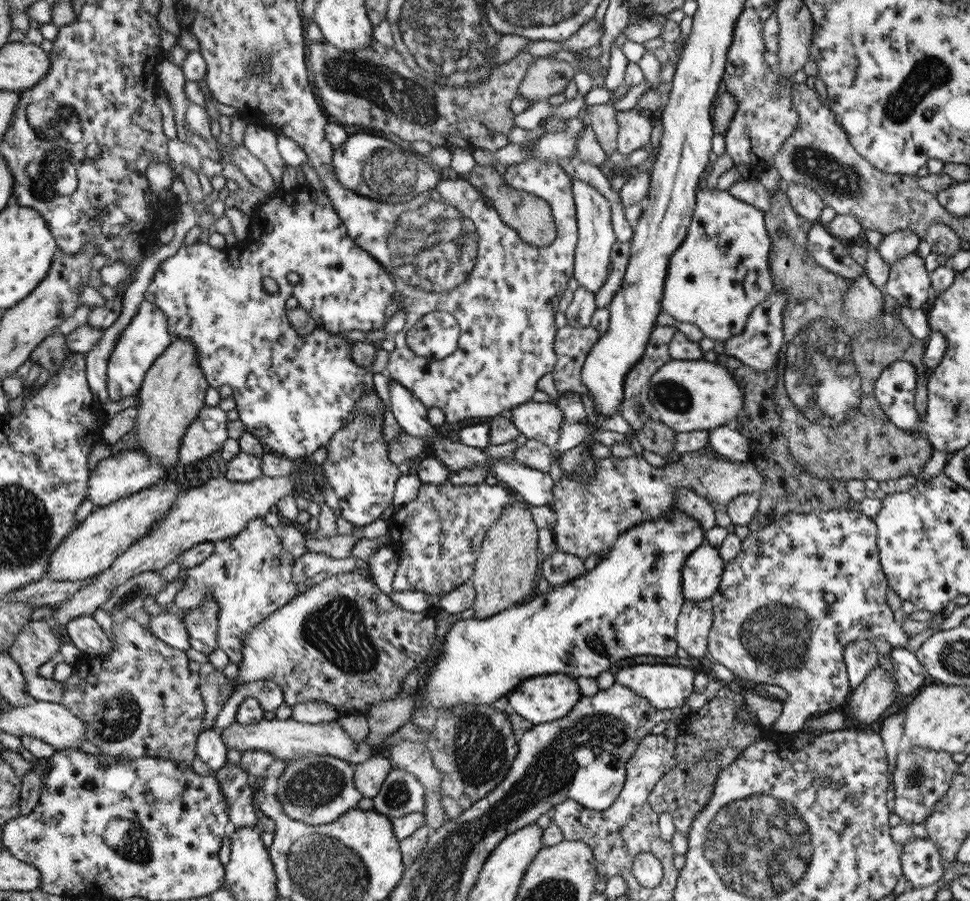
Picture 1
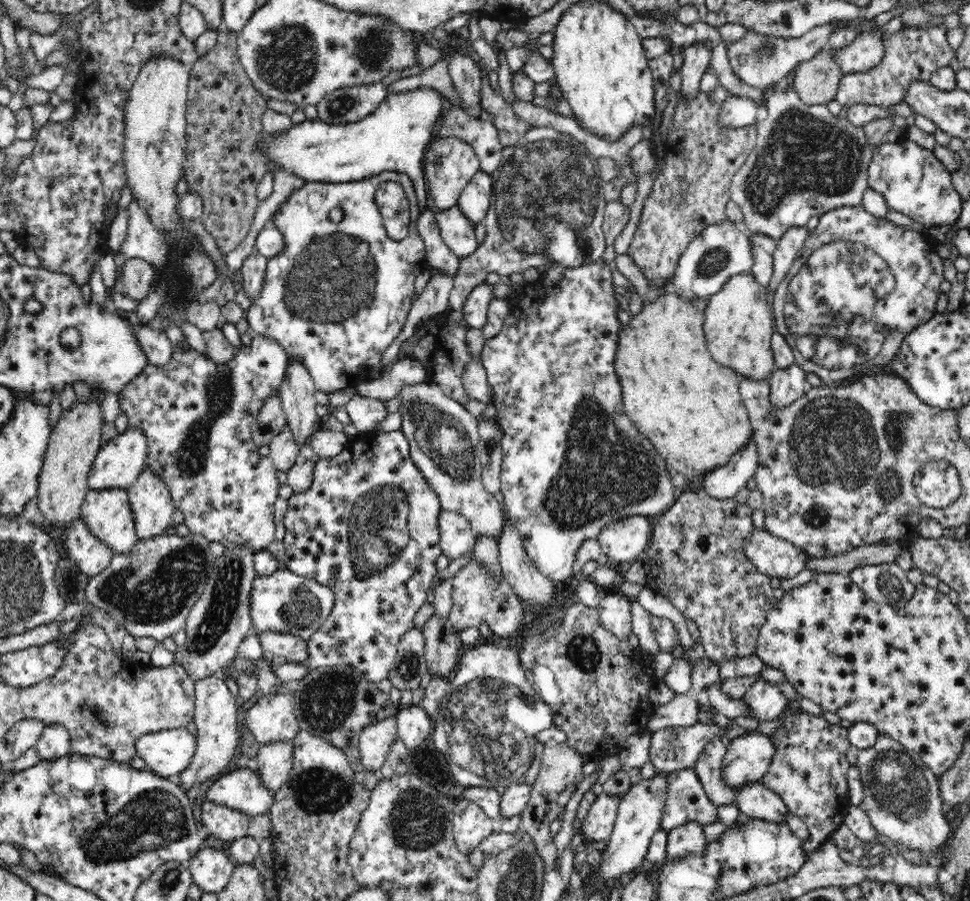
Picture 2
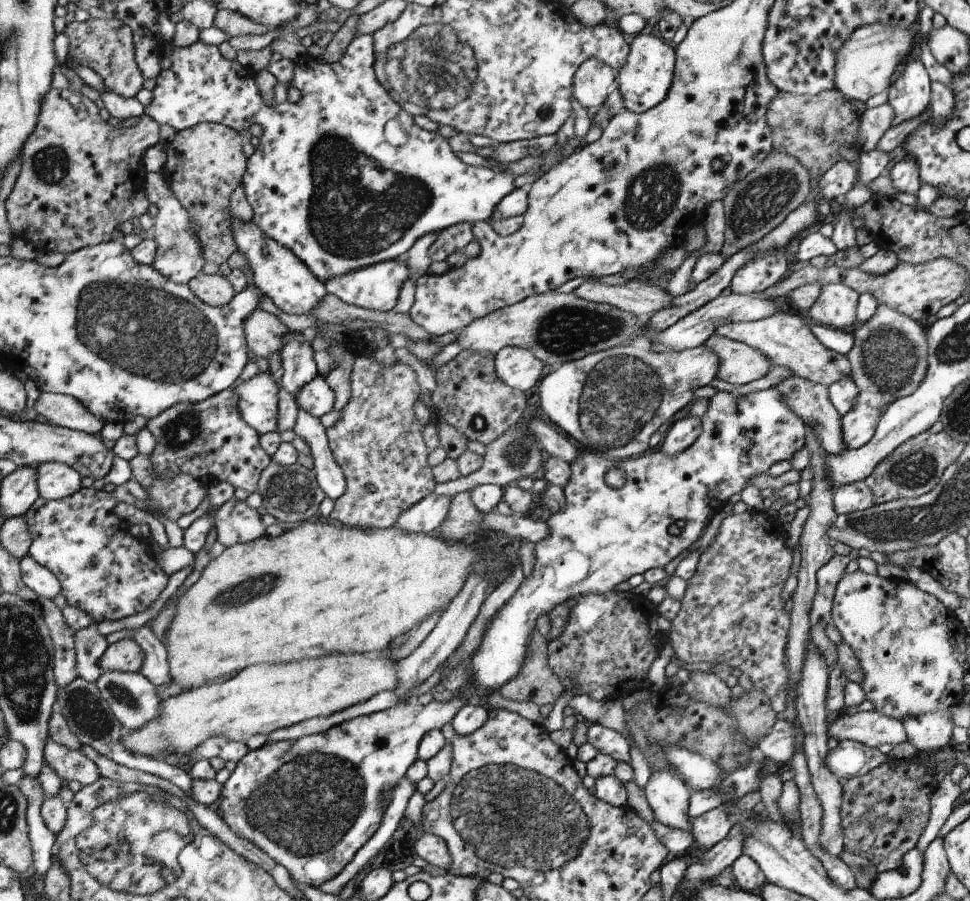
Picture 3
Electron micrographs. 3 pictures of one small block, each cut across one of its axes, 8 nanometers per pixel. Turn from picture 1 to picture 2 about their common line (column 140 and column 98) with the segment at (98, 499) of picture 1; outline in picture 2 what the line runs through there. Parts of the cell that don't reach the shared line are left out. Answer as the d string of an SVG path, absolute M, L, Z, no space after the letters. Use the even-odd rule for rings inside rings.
M127 429L108 440L94 460L87 478L89 490L126 489L128 490L138 475L144 470L147 458L147 441L140 431Z

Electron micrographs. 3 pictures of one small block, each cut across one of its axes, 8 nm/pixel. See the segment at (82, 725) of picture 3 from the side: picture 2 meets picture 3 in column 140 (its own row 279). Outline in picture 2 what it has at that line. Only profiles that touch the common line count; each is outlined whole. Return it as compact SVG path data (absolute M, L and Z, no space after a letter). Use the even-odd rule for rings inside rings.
M752 234L750 238L750 252L754 257L750 274L765 288L772 278L776 244L777 241L765 234Z

